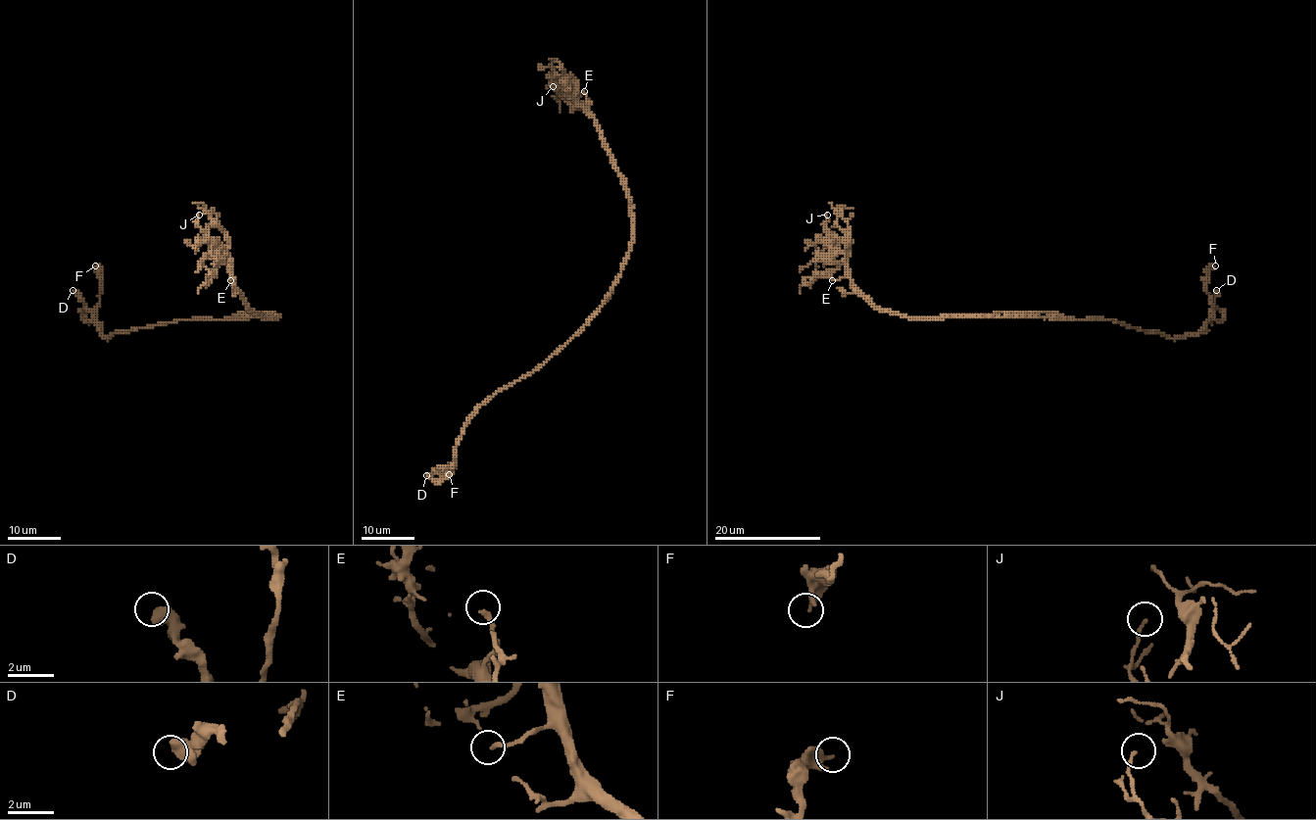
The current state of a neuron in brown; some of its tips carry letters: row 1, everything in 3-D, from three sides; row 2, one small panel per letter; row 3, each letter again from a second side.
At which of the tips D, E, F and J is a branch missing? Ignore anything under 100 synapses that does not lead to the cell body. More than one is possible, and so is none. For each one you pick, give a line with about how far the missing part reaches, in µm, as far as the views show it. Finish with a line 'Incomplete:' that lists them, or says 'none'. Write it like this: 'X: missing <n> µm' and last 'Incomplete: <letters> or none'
Incomplete: none

